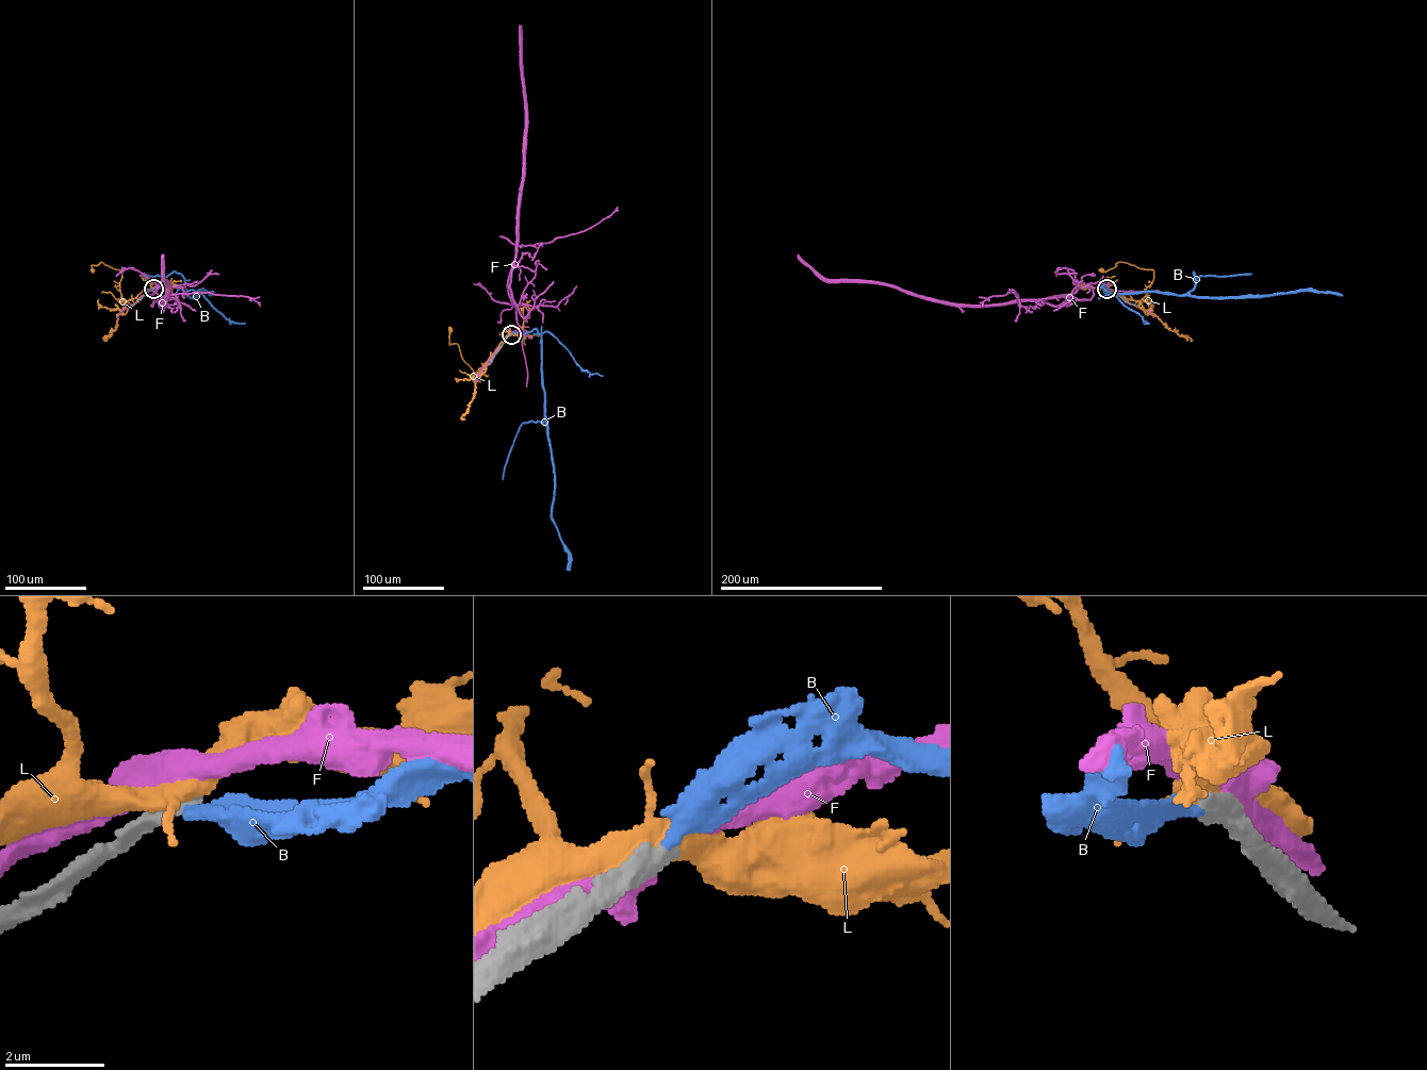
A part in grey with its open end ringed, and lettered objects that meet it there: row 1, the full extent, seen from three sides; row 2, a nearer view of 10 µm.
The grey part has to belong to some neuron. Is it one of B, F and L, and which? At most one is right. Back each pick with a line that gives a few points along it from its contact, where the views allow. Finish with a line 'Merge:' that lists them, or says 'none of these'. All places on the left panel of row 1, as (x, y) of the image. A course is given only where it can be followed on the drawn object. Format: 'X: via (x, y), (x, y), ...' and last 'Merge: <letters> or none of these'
B: via (153, 289), (169, 284), (179, 286), (190, 297), (196, 297), (194, 293), (201, 291), (211, 292), (211, 295)
Merge: B

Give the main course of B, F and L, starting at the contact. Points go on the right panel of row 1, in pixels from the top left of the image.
B: (1106, 289), (1105, 284), (1101, 286), (1113, 294), (1159, 292), (1243, 297), (1309, 291), (1342, 295)
F: (1106, 287), (1097, 282), (1081, 285), (1071, 293), (990, 305), (944, 302)
L: (1106, 287), (1140, 300), (1152, 281), (1153, 270), (1122, 262), (1102, 270)

